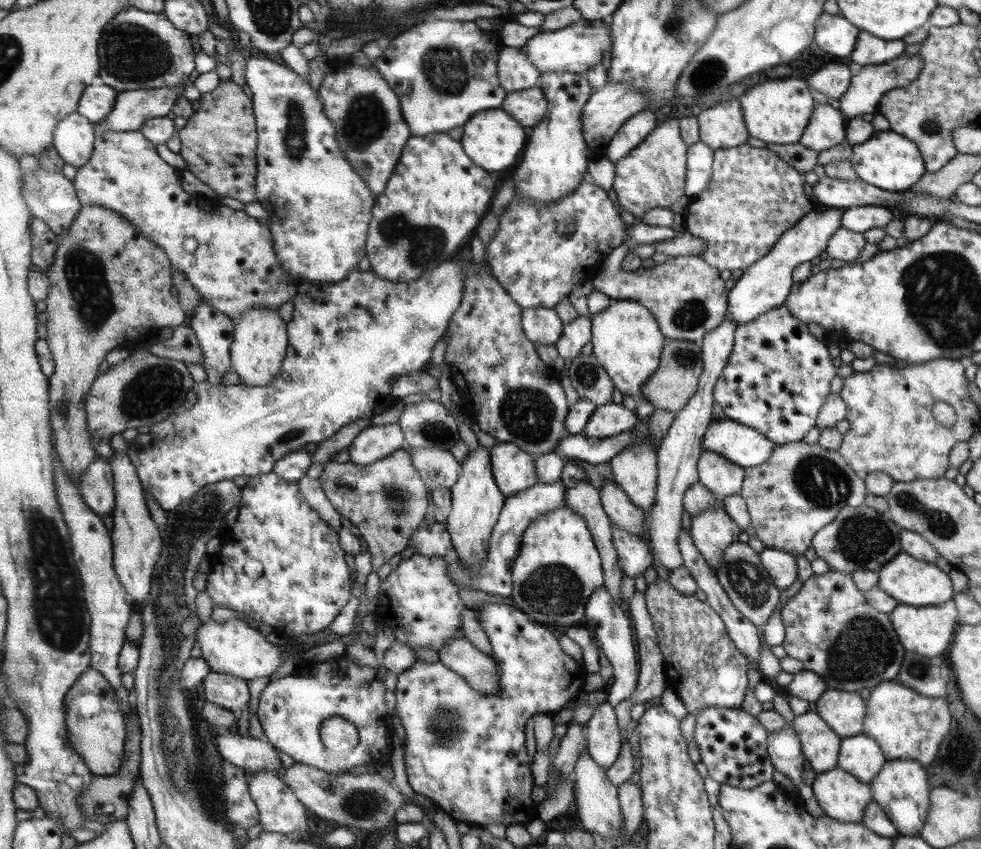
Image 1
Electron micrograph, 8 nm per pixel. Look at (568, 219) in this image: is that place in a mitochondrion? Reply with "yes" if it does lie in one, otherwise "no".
yes

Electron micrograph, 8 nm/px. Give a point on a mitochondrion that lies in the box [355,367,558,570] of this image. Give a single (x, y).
(526, 412)

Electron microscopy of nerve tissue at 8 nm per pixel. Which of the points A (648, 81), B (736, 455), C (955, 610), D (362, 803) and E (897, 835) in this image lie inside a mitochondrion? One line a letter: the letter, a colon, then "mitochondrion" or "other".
A: other
B: other
C: other
D: mitochondrion
E: other

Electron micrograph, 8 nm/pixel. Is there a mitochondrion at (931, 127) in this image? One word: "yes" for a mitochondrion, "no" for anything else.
yes

